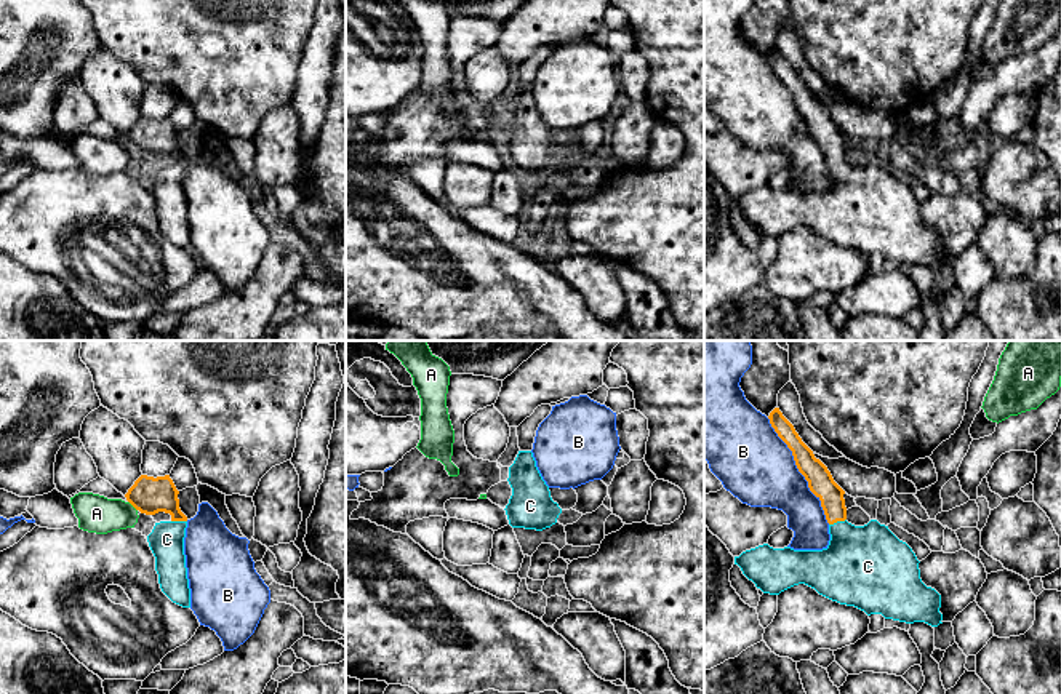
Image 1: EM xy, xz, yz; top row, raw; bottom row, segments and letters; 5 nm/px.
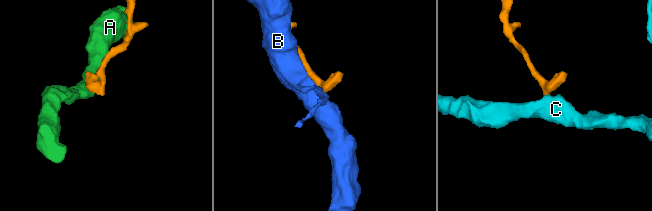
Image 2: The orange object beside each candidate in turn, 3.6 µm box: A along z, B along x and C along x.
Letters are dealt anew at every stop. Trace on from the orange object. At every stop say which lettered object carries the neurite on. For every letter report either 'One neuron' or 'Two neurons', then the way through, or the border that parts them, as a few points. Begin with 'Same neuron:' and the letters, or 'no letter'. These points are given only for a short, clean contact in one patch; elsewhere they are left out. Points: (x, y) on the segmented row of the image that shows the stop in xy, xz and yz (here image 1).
Same neuron: C
A: Two neurons. Boundary: xy (128, 501), (136, 510)
B: Two neurons
C: One neuron

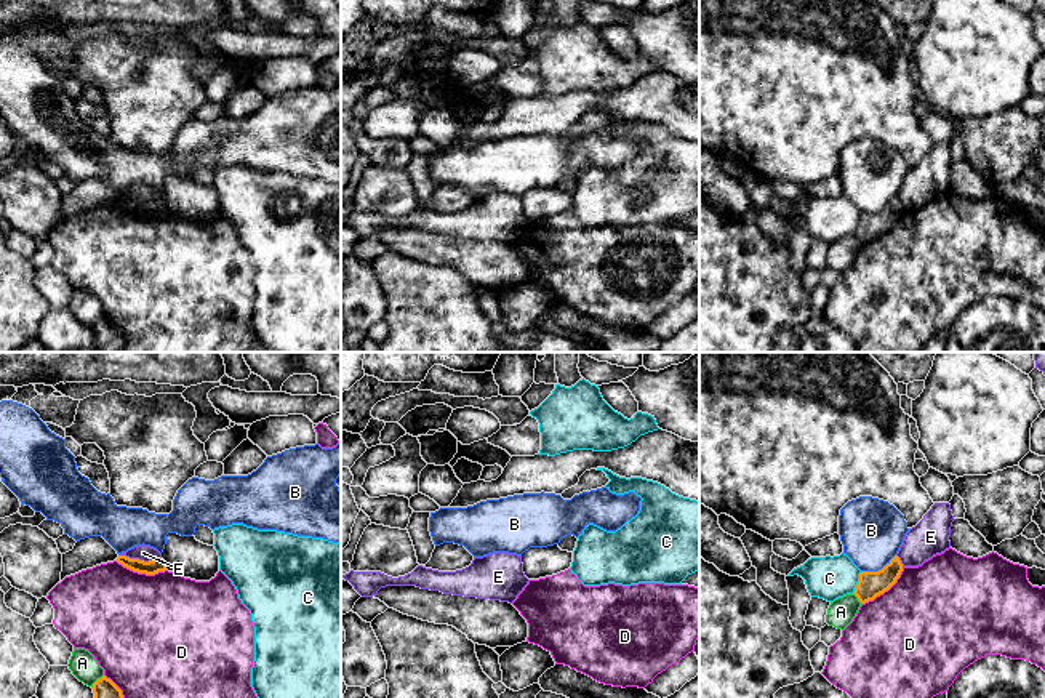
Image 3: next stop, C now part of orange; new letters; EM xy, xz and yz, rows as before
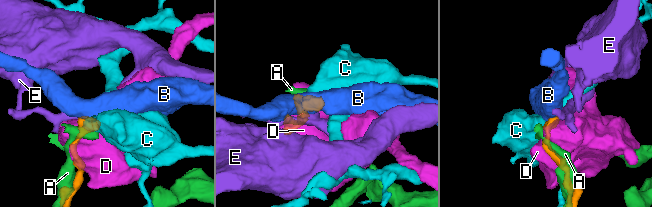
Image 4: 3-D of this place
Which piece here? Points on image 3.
Same neuron: no letter
A: Two neurons
B: Two neurons. Boundary: yz (895, 554), (880, 569), (861, 572)
C: Two neurons. Boundary: yz (861, 572), (852, 593)
D: Two neurons
E: Two neurons

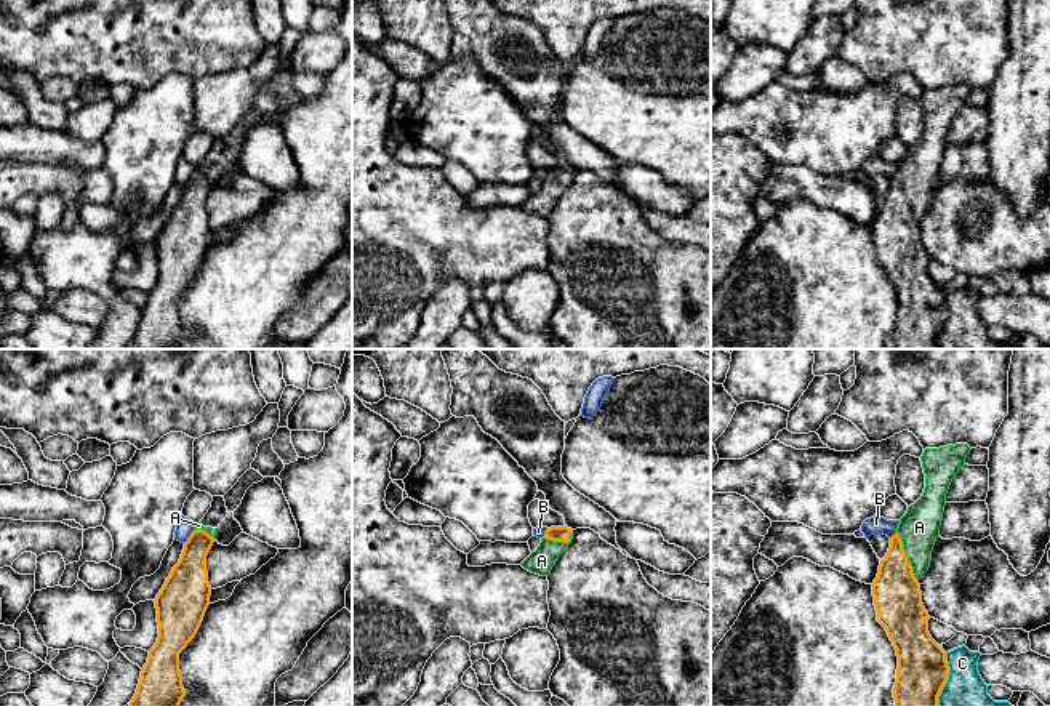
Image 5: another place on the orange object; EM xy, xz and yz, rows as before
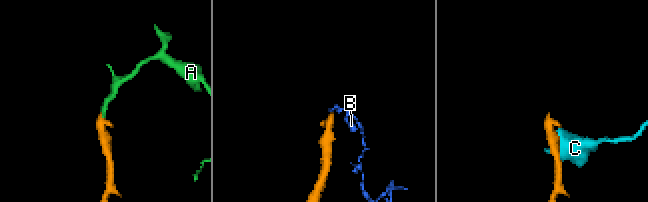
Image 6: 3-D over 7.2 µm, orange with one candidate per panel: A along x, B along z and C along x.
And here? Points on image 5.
Same neuron: A
A: One neuron. Path across: yz (897, 594), (898, 573), (906, 557), (919, 527)
B: Two neurons. Boundary: xy (194, 529), (184, 543)
C: Two neurons

